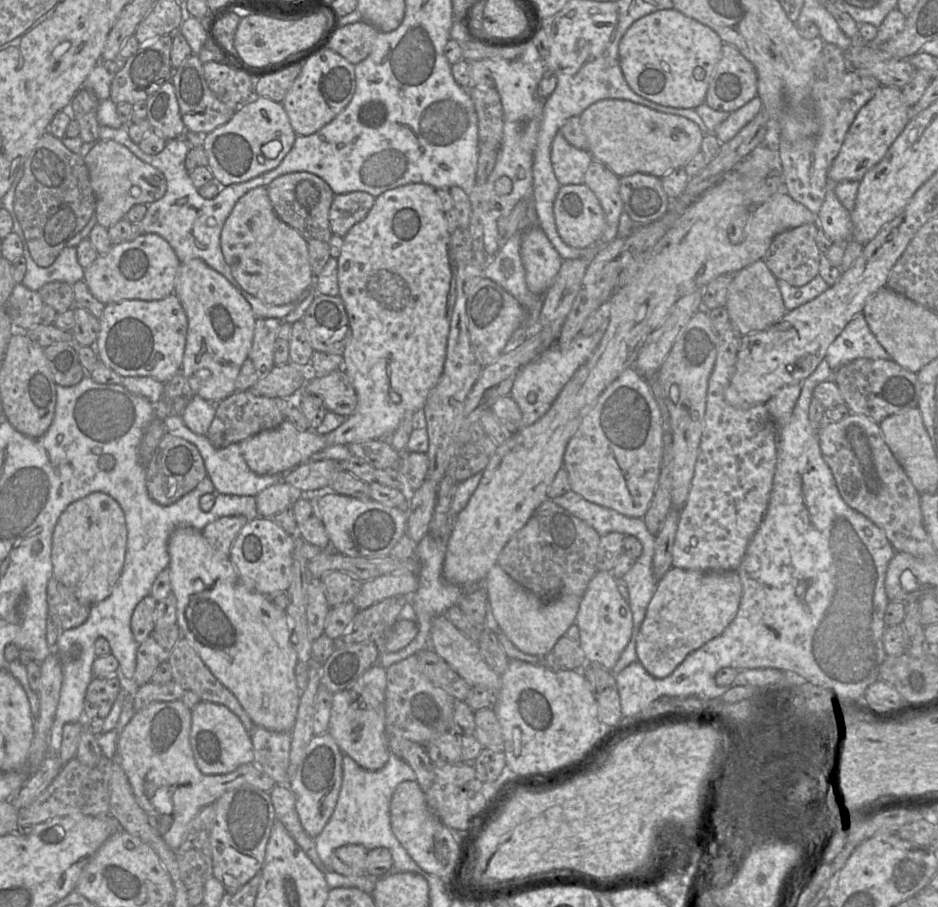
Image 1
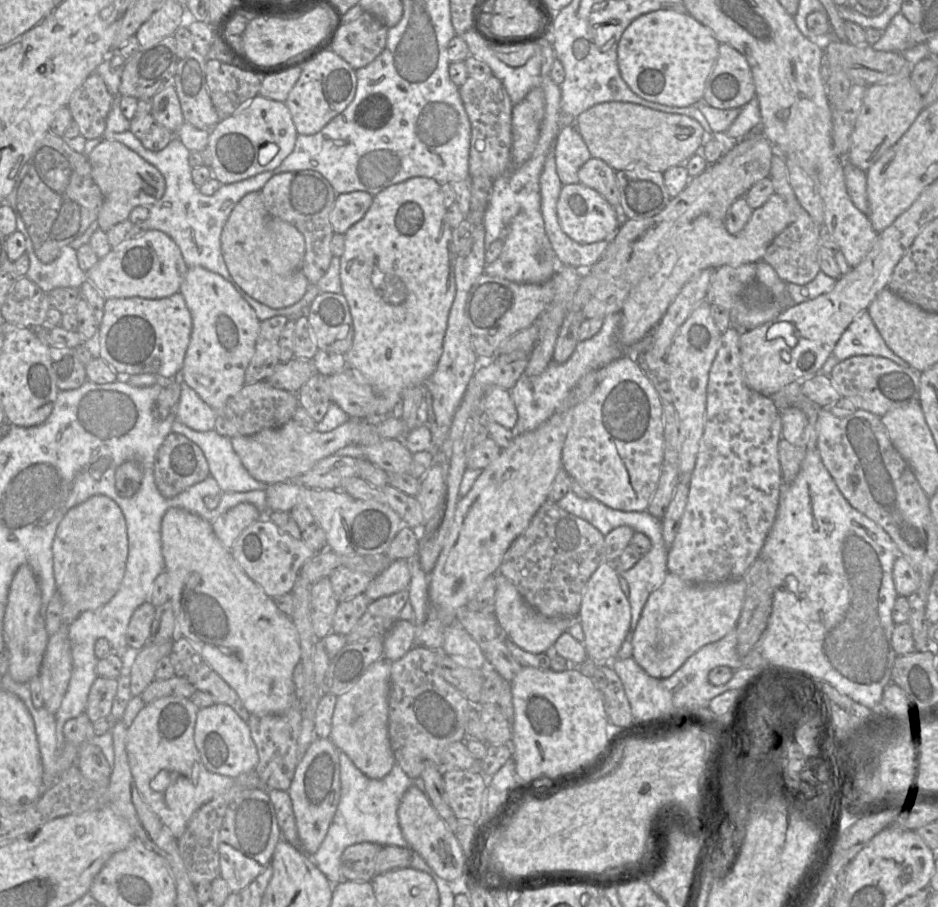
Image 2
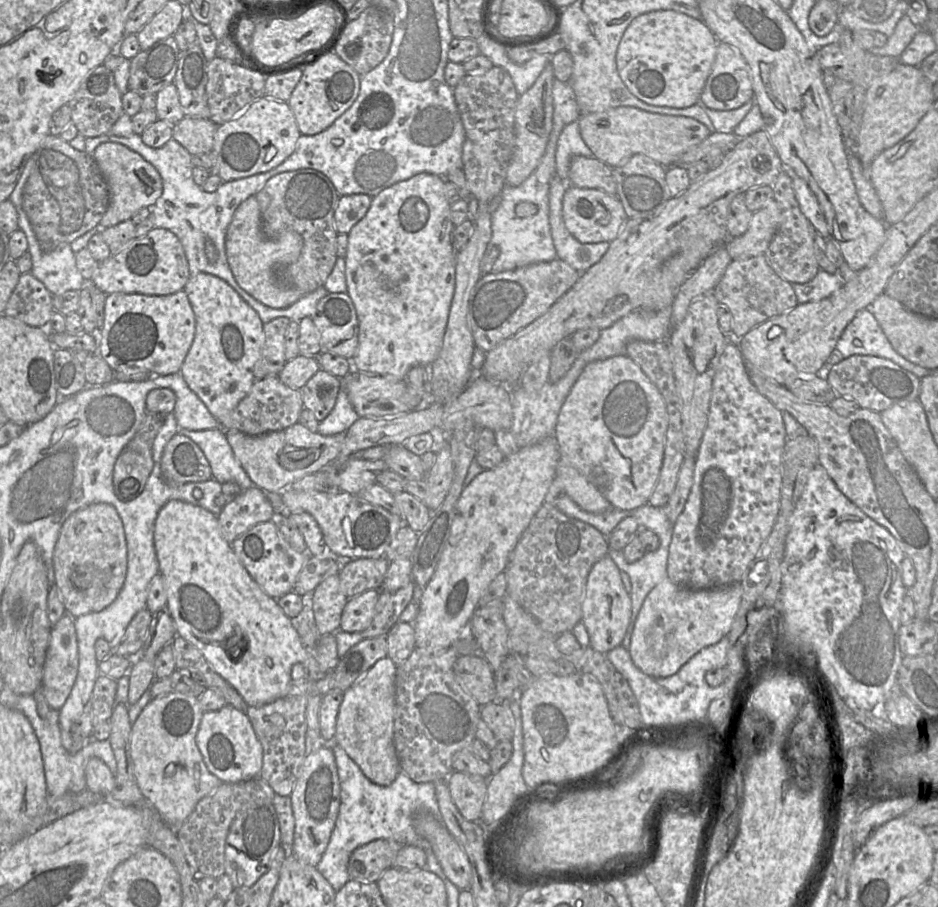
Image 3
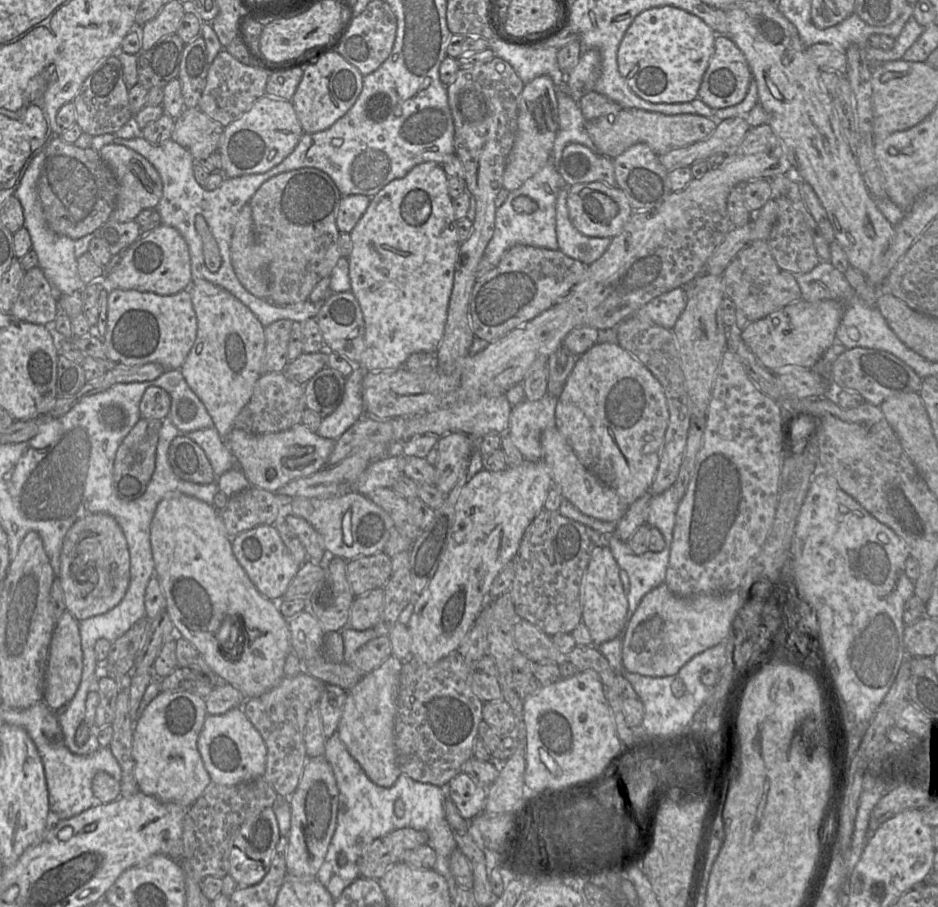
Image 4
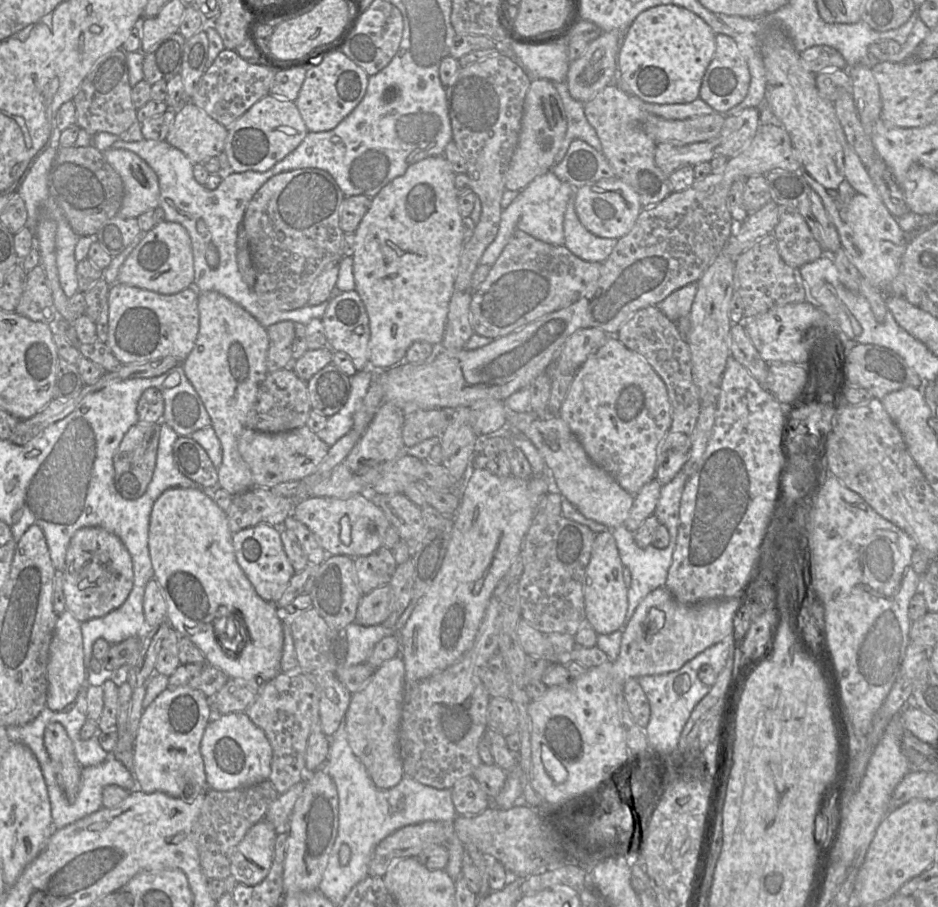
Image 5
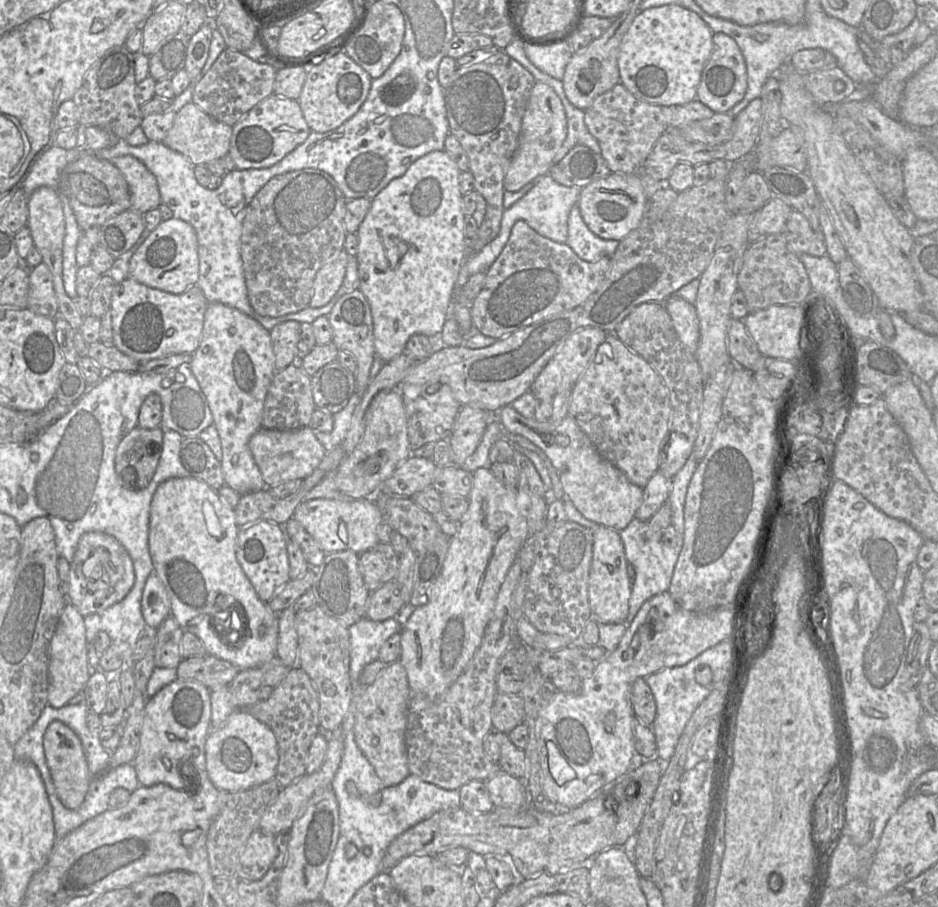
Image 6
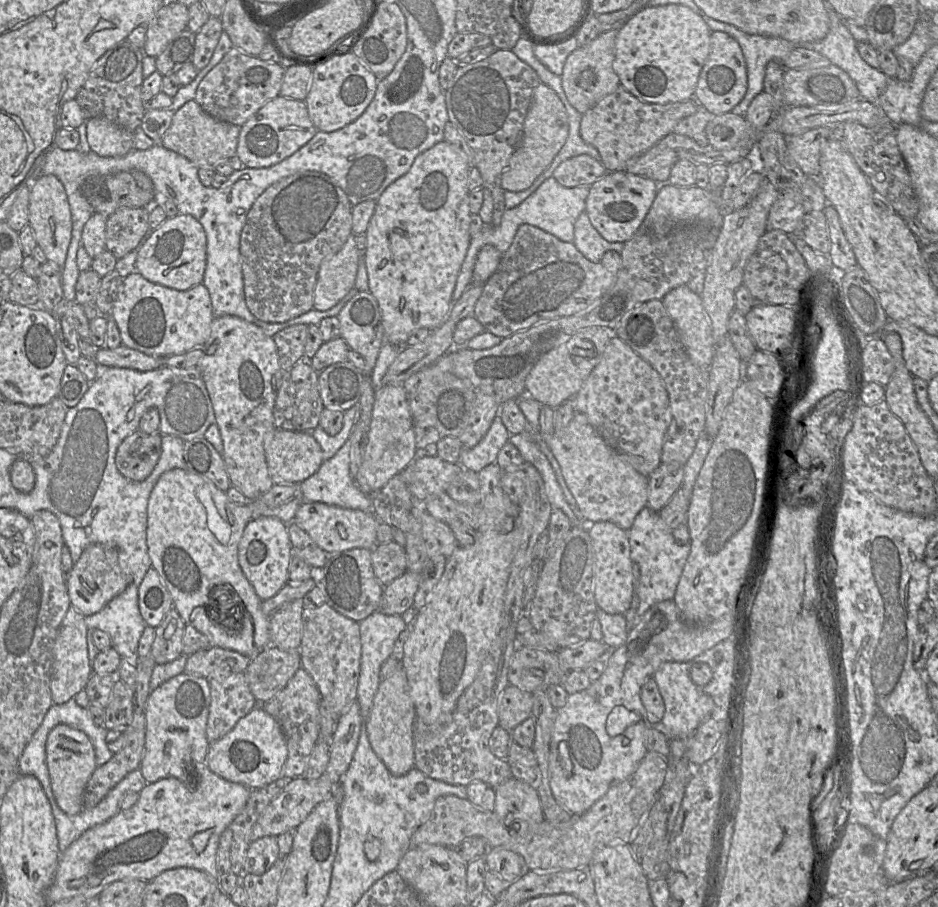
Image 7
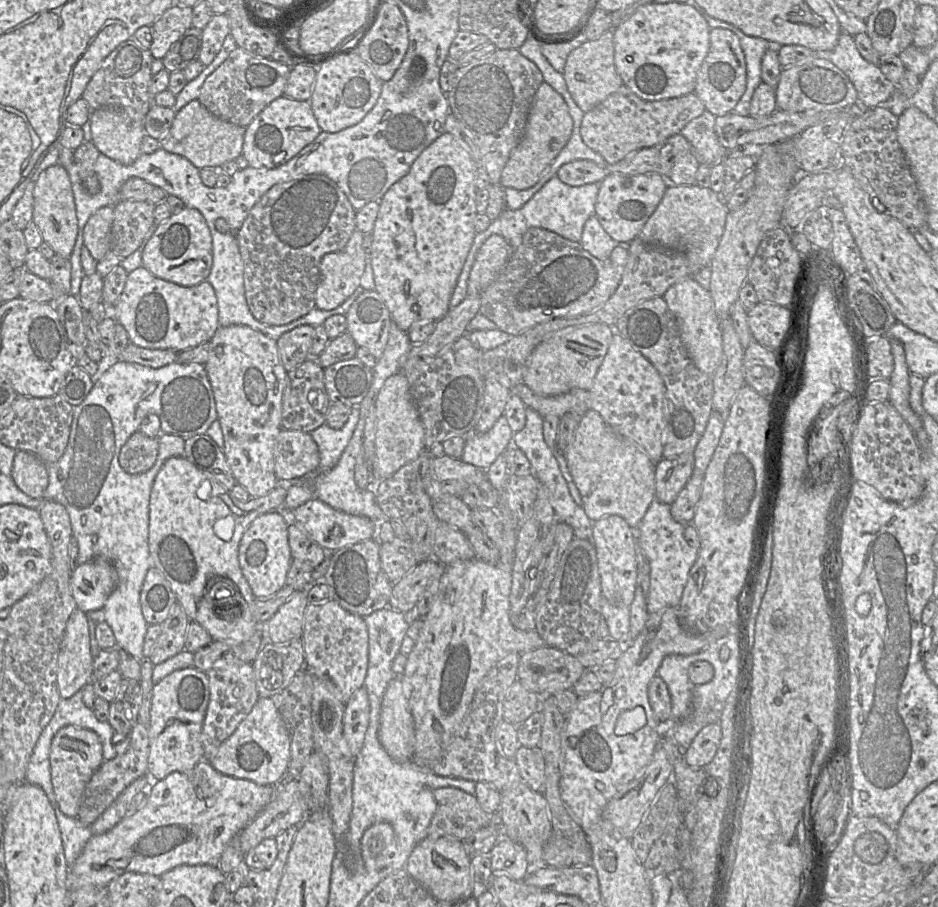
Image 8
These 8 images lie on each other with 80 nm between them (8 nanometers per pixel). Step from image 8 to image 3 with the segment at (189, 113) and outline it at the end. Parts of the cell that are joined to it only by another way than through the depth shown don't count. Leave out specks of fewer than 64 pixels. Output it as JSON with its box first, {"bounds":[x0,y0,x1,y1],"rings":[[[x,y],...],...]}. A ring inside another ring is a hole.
{"bounds":[172,116,218,155],"rings":[[[186,116],[174,125],[172,137],[191,155],[213,150],[218,125],[208,118]]]}

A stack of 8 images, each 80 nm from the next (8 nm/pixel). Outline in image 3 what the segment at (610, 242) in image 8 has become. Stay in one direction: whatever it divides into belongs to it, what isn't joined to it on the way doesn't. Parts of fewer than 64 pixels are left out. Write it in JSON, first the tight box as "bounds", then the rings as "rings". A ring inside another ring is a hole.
{"bounds":[549,175,610,273],"rings":[[[554,175],[549,187],[549,224],[557,258],[582,273],[595,264],[607,251],[610,242],[581,243],[567,230],[562,201],[567,184]]]}

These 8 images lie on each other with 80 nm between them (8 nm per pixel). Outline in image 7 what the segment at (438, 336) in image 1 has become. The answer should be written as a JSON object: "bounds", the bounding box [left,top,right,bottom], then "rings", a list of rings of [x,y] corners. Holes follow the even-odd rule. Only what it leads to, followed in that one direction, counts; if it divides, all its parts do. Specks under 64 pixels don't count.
{"bounds":[264,140,471,485],"rings":[[[443,140],[428,150],[419,154],[409,171],[391,183],[376,201],[375,211],[369,221],[365,236],[367,239],[366,249],[364,251],[364,260],[368,274],[369,292],[376,298],[380,312],[382,325],[384,329],[384,342],[388,342],[398,347],[405,347],[409,336],[419,328],[434,330],[439,328],[447,319],[452,307],[452,294],[455,288],[456,280],[459,275],[462,263],[466,256],[470,244],[469,225],[471,212],[469,207],[468,176],[470,165],[464,153],[456,146]],[[273,429],[265,436],[264,451],[269,475],[274,485],[300,485],[312,476],[323,462],[321,447],[308,431]]]}

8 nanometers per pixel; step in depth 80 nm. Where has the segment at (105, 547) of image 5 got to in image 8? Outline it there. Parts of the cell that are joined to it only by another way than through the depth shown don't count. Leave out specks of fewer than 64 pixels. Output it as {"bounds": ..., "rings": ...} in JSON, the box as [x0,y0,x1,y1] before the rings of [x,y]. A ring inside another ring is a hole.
{"bounds":[70,556,117,613],"rings":[[[100,556],[78,564],[70,576],[73,598],[78,609],[85,613],[101,610],[117,583],[116,569]]]}

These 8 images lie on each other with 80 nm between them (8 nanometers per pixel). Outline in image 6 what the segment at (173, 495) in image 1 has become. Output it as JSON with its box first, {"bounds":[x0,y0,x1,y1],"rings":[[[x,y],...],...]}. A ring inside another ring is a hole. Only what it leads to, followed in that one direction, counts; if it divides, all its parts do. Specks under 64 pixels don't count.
{"bounds":[180,437,225,490],"rings":[[[199,437],[182,439],[180,460],[190,476],[205,482],[212,489],[219,490],[225,485],[221,462],[217,460],[209,446]]]}

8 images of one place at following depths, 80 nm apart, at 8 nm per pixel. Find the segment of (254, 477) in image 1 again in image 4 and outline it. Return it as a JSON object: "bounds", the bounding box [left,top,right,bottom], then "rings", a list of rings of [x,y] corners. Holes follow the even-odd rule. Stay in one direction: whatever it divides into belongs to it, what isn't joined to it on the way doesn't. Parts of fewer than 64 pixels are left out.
{"bounds":[180,428,239,478],"rings":[[[207,428],[202,430],[196,430],[189,433],[180,433],[186,434],[191,440],[197,443],[205,452],[216,478],[219,478],[225,472],[239,467],[236,461],[235,456],[229,449],[227,443],[223,441],[216,428]]]}

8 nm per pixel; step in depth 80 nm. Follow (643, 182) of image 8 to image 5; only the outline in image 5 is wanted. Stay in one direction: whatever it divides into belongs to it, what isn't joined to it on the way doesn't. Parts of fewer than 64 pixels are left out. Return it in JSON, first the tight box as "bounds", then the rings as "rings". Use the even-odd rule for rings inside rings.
{"bounds":[574,178,643,240],"rings":[[[618,178],[602,179],[575,189],[574,205],[579,221],[590,233],[616,240],[632,229],[643,209],[636,192]]]}

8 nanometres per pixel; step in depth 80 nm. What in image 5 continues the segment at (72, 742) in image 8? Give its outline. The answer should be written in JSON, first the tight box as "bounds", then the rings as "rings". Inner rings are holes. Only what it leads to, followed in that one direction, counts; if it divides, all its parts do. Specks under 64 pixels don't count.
{"bounds":[44,722,82,801],"rings":[[[51,722],[45,727],[44,745],[66,799],[74,801],[79,791],[82,767],[75,757],[72,741],[60,723]]]}

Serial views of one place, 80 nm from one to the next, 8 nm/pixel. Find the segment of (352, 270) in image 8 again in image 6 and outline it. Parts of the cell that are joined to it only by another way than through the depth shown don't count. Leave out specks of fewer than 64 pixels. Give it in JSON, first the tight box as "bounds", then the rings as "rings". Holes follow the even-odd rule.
{"bounds":[309,250,348,308],"rings":[[[342,250],[318,270],[309,307],[321,308],[330,302],[343,283],[347,262],[348,254]]]}

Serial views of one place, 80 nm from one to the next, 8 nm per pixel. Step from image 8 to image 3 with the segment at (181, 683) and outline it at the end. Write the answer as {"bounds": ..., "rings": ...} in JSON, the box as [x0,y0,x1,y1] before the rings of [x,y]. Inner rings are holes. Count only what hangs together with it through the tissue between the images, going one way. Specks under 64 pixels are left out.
{"bounds":[130,693,223,835],"rings":[[[169,693],[152,698],[131,728],[130,753],[136,783],[145,800],[176,835],[197,803],[223,783],[207,769],[196,745],[203,713],[196,697]]]}

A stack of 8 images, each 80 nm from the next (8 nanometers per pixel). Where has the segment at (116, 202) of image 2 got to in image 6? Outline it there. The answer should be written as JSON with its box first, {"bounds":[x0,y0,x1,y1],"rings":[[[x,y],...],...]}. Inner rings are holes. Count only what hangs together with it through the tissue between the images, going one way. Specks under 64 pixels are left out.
{"bounds":[111,155,162,214],"rings":[[[125,155],[111,161],[123,174],[130,190],[131,210],[145,214],[162,203],[155,176],[138,159]]]}

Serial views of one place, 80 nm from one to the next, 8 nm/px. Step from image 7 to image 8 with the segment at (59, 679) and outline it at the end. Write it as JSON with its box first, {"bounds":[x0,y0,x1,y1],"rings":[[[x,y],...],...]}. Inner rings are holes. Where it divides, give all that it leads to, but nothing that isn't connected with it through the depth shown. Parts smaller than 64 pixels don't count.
{"bounds":[57,607,92,698],"rings":[[[77,607],[67,621],[58,654],[57,685],[60,697],[69,698],[92,682],[92,670],[88,615]]]}

